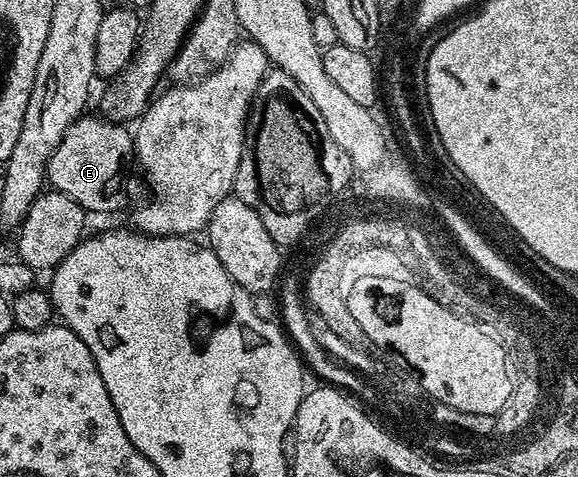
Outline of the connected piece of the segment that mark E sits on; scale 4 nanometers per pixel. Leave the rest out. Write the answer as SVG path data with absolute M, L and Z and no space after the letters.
M101 117L78 118L66 130L56 152L46 162L46 181L53 189L76 200L87 212L118 210L122 206L122 177L126 157L135 153L134 135L125 125Z

